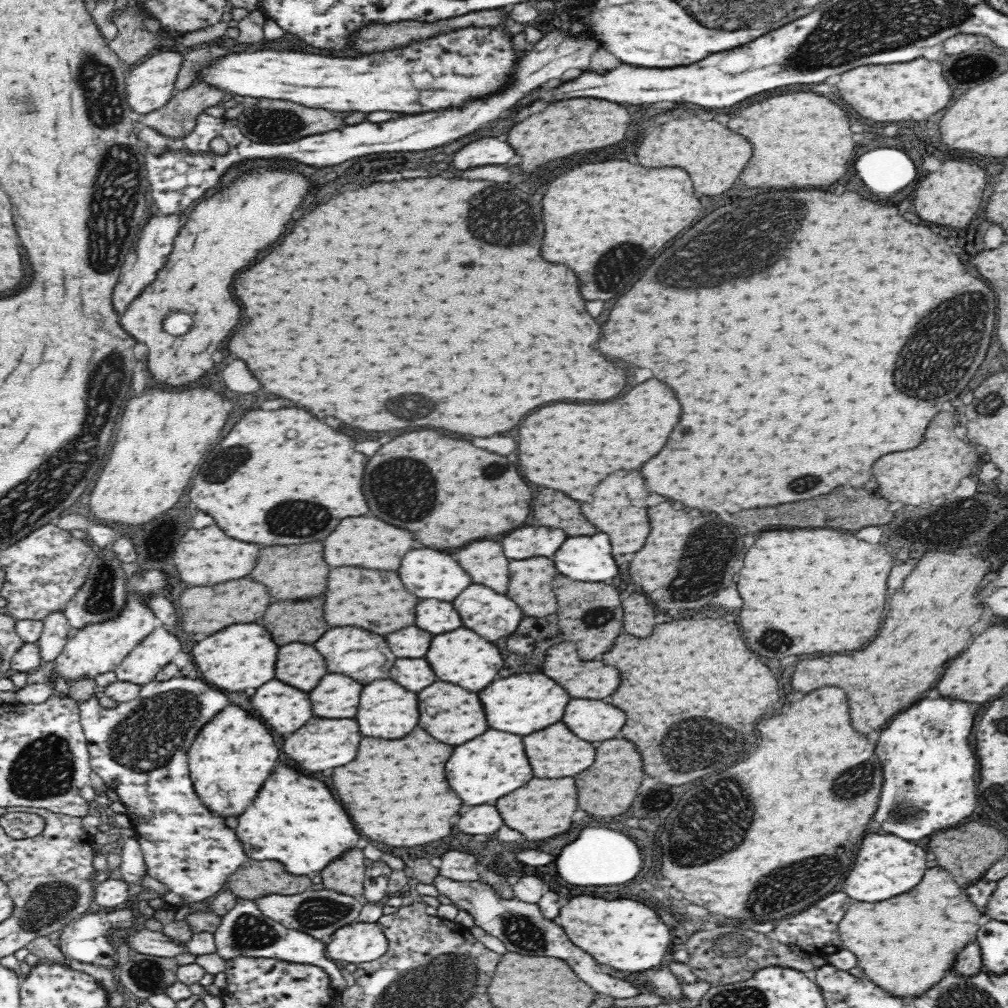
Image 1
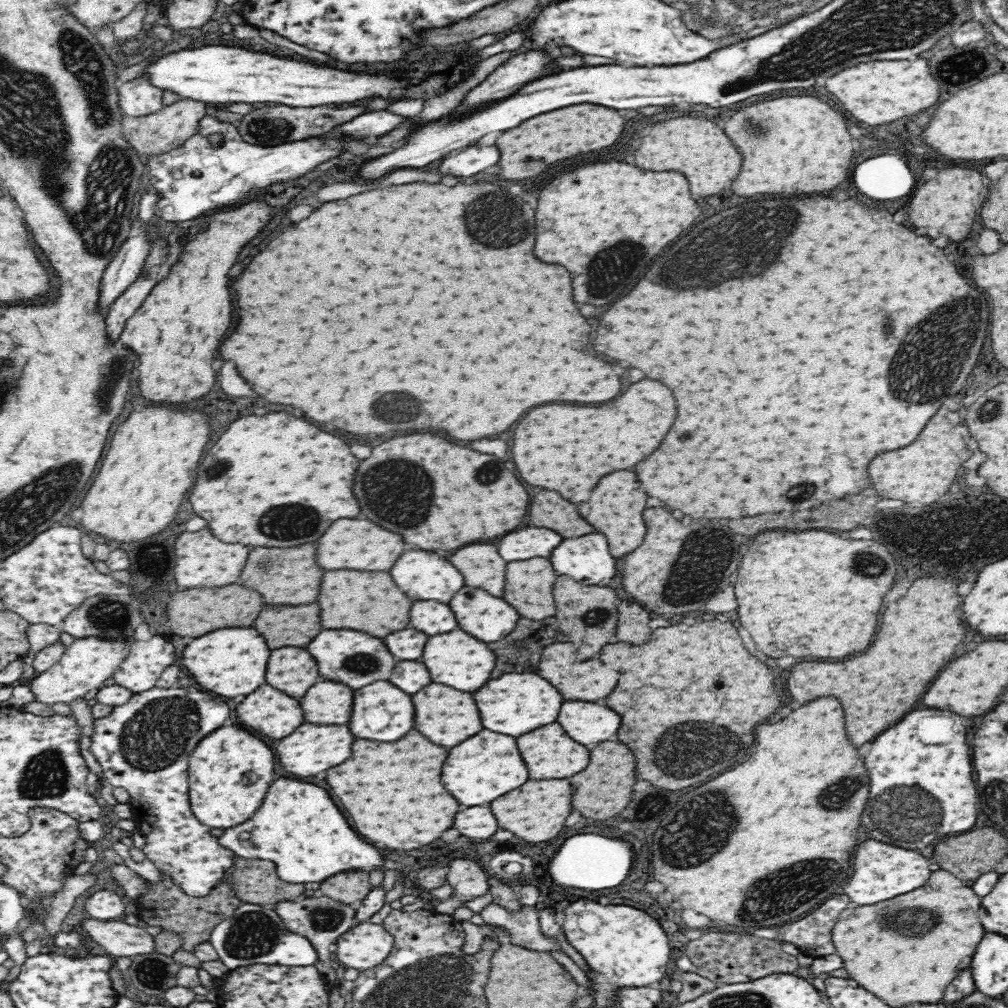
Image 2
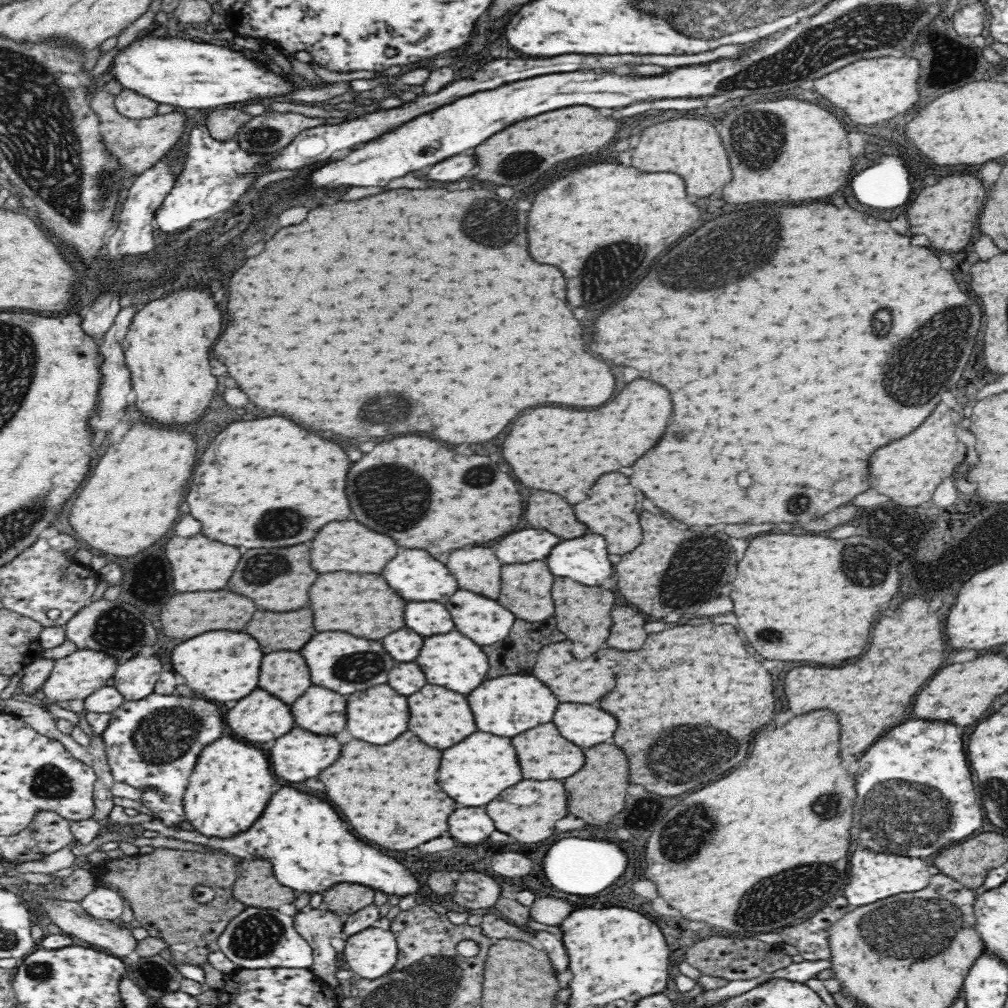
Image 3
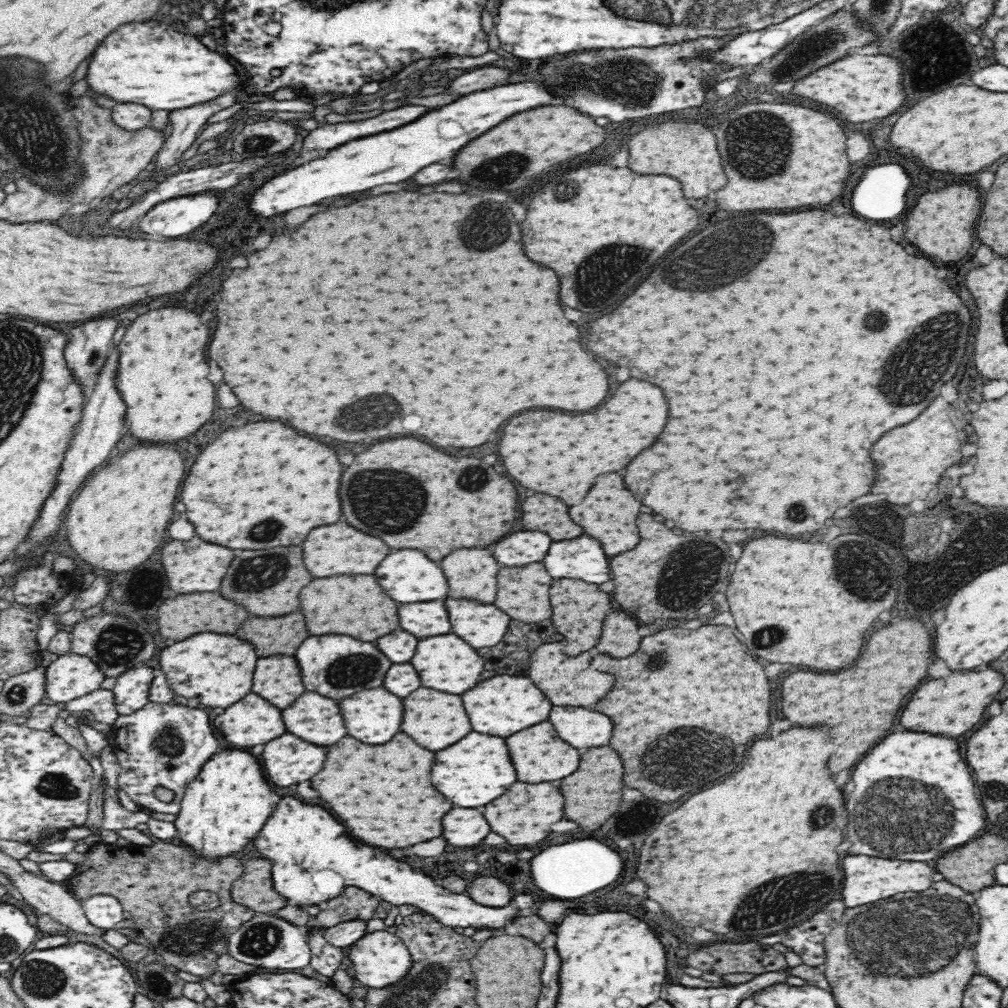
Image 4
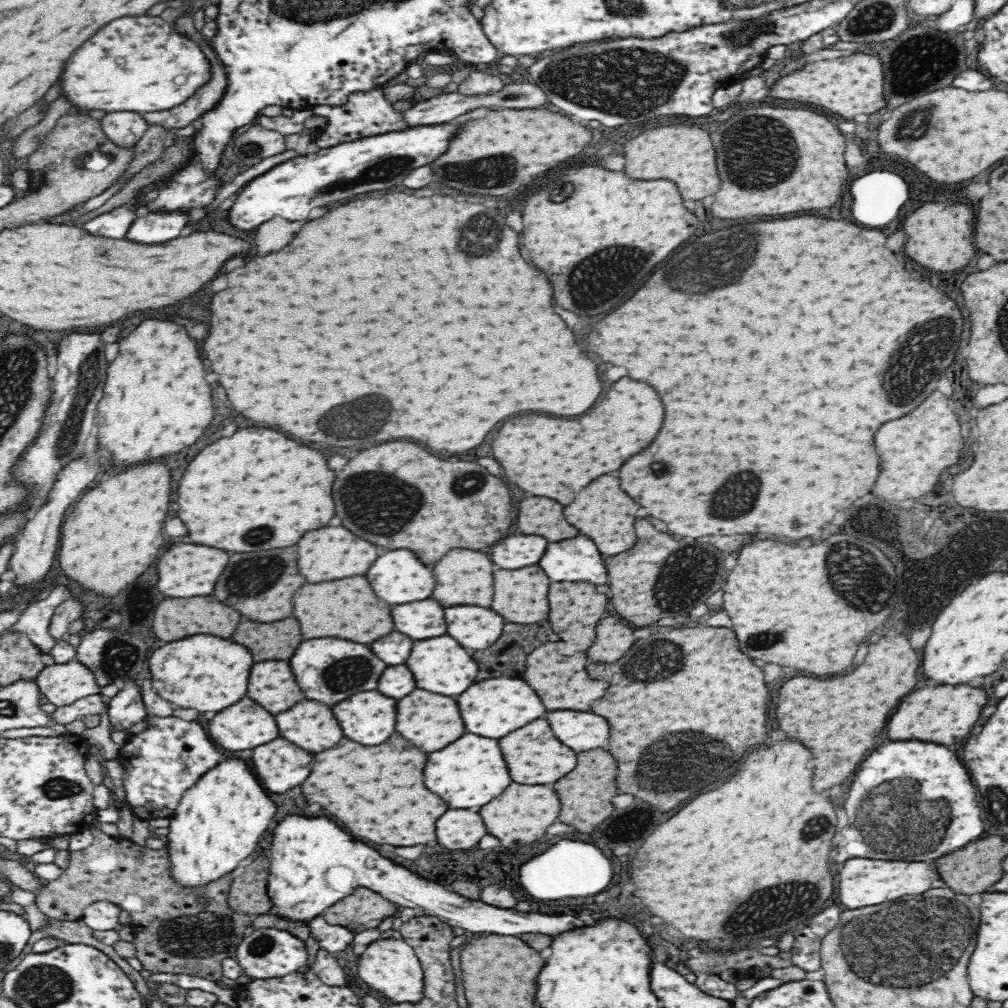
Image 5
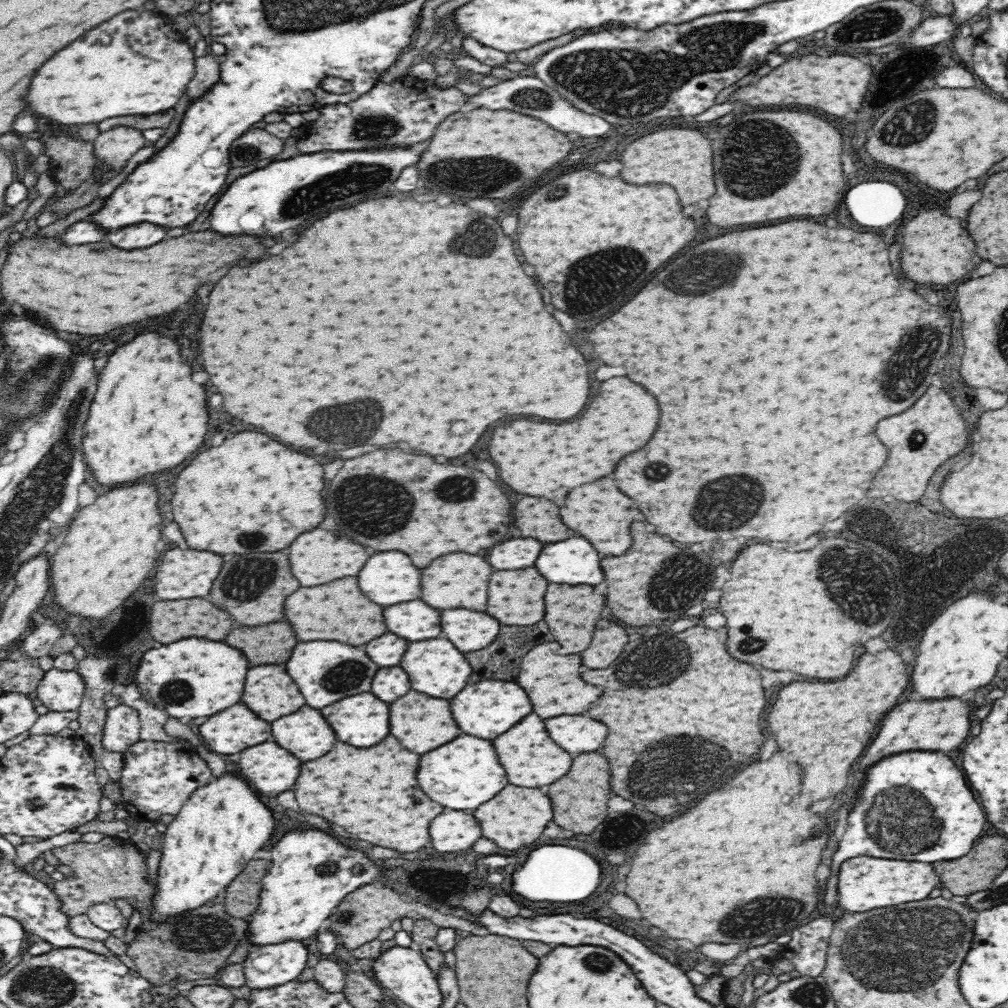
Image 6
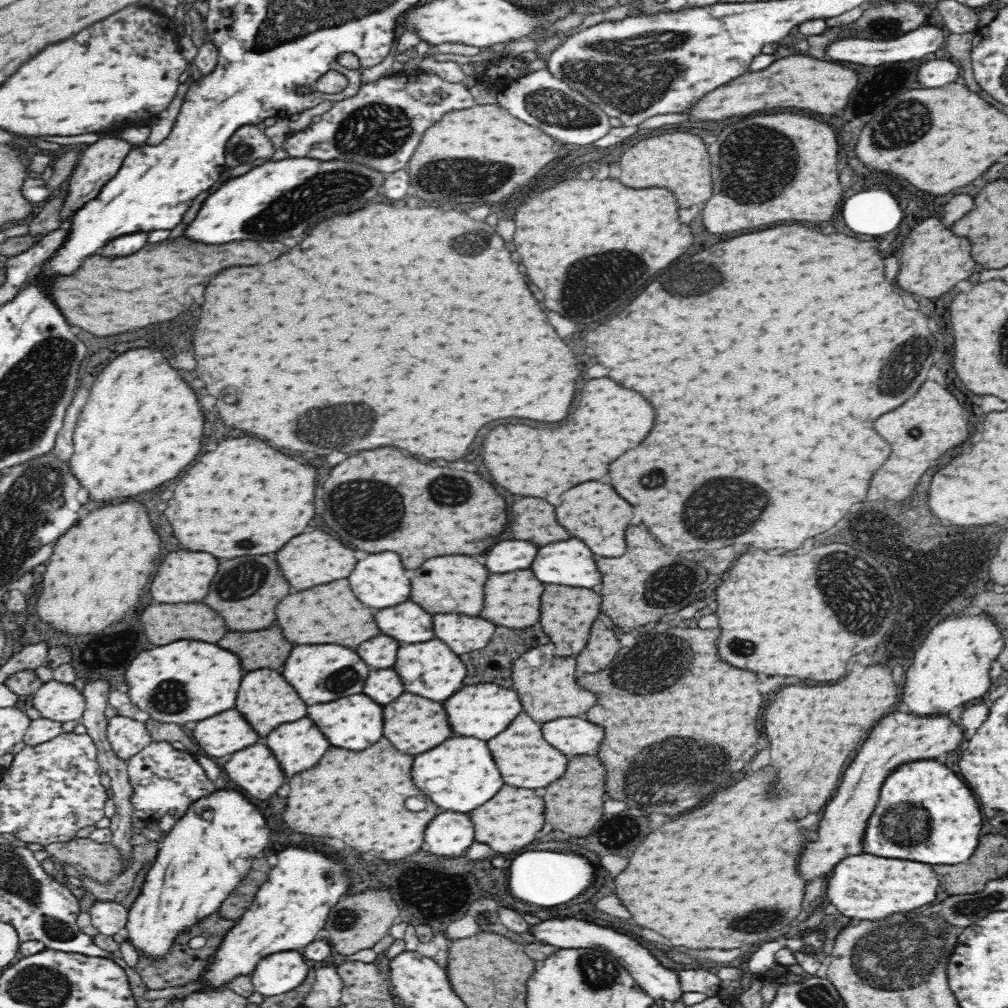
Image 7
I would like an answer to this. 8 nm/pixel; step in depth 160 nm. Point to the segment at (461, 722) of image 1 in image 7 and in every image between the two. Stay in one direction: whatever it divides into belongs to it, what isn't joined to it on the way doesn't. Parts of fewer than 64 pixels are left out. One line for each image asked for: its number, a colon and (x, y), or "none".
2: (445, 716)
3: (441, 718)
4: (434, 719)
5: (429, 721)
6: (421, 723)
7: (413, 724)

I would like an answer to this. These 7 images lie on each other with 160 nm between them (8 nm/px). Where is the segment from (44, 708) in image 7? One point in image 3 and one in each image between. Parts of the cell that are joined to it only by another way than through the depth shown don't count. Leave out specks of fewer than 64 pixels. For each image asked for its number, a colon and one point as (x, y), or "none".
3: (84, 671)
4: (70, 676)
5: (63, 684)
6: (59, 690)

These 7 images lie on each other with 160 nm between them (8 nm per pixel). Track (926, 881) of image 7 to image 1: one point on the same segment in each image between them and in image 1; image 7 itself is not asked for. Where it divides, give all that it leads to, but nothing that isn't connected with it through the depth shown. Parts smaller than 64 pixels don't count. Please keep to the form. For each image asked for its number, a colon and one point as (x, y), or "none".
1: (886, 866)
2: (881, 871)
3: (873, 876)
4: (866, 879)
5: (863, 883)
6: (865, 883)

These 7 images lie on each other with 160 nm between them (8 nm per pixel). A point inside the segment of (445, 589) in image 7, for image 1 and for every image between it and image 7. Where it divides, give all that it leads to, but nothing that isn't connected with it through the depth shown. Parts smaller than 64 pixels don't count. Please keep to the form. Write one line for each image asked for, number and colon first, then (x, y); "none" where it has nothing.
1: (484, 561)
2: (480, 565)
3: (478, 570)
4: (471, 573)
5: (463, 576)
6: (458, 580)

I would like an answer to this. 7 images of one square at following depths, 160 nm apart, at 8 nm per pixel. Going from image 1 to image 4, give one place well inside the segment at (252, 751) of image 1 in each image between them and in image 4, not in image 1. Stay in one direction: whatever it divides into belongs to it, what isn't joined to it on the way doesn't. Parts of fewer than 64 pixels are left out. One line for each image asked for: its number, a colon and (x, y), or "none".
2: (230, 771)
3: (225, 795)
4: (226, 805)

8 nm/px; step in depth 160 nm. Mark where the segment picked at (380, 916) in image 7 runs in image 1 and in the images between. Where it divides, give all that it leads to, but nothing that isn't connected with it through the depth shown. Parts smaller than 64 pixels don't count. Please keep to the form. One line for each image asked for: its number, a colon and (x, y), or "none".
1: (346, 875)
2: (349, 887)
3: (344, 899)
4: (354, 903)
5: (364, 909)
6: (359, 918)

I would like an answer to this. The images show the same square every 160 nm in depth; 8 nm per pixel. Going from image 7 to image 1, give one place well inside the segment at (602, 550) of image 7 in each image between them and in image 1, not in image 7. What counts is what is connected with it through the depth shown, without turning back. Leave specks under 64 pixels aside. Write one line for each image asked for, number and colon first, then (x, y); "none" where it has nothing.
1: (613, 510)
2: (615, 509)
3: (606, 511)
4: (608, 513)
5: (602, 511)
6: (598, 511)

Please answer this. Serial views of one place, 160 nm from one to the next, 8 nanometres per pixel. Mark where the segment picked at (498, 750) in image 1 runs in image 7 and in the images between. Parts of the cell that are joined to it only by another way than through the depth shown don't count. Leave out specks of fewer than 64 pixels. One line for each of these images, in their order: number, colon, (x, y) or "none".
2: (477, 771)
3: (473, 772)
4: (478, 769)
5: (470, 772)
6: (461, 775)
7: (459, 775)

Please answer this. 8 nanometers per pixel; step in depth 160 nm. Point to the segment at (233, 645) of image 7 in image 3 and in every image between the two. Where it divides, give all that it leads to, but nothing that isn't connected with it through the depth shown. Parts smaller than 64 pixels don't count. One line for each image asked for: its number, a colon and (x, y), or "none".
3: (295, 629)
4: (283, 635)
5: (277, 641)
6: (272, 643)

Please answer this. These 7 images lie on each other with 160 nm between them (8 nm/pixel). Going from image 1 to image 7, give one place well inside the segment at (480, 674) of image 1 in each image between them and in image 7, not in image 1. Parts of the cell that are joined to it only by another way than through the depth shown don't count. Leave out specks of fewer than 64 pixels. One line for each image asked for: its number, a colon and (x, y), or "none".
2: (455, 658)
3: (452, 660)
4: (447, 663)
5: (441, 665)
6: (436, 667)
7: (431, 669)

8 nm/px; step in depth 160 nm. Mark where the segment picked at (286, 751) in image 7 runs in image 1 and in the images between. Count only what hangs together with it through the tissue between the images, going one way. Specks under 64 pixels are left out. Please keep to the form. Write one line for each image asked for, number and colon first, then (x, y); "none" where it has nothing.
1: (336, 696)
2: (327, 702)
3: (322, 711)
4: (314, 717)
5: (311, 725)
6: (306, 734)

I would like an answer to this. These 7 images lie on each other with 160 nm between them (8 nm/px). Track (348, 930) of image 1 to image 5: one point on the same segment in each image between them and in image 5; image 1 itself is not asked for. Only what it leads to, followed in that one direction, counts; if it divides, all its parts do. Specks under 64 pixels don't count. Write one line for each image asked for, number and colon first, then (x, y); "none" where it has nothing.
2: (364, 945)
3: (372, 952)
4: (379, 958)
5: (389, 965)

